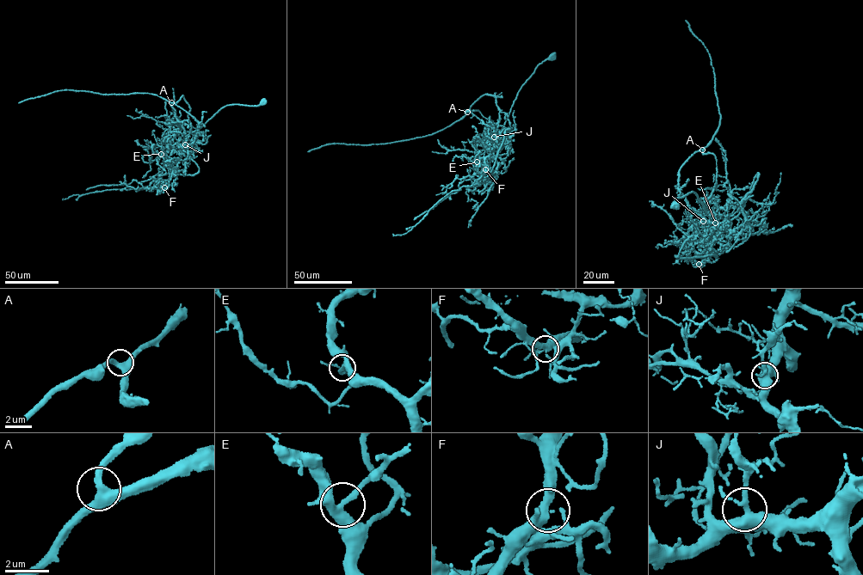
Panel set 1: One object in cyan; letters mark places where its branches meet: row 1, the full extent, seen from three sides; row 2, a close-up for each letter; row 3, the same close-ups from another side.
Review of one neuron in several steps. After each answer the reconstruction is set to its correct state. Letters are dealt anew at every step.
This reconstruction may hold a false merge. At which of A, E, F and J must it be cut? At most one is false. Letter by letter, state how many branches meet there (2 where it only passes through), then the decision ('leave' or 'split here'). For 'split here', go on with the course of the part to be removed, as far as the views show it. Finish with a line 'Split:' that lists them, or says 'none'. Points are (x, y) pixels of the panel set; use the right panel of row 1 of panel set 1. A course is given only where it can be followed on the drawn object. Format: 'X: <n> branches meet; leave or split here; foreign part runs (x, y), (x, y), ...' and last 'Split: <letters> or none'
A: 3 branches meet; leave
E: 3 branches meet; leave
F: 3 branches meet; split here; foreign part runs (699, 264), (687, 253), (713, 232), (717, 172), (702, 151), (720, 116), (709, 53), (686, 21)
J: 3 branches meet; leave
Split: F

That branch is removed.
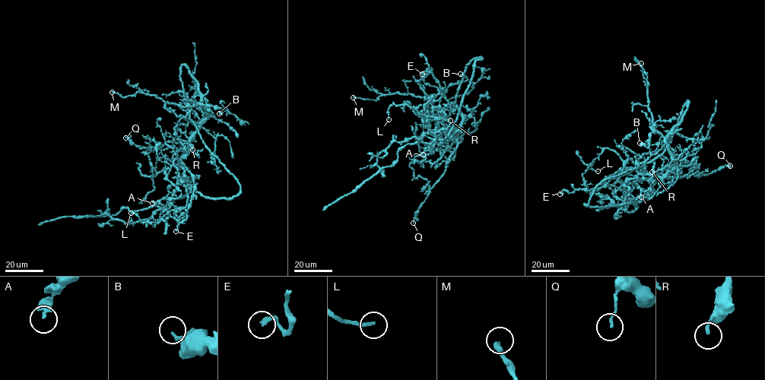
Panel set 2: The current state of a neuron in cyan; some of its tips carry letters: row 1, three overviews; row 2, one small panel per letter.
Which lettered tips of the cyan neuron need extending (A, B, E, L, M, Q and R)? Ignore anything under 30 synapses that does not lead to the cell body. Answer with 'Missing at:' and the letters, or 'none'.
Missing at: none

